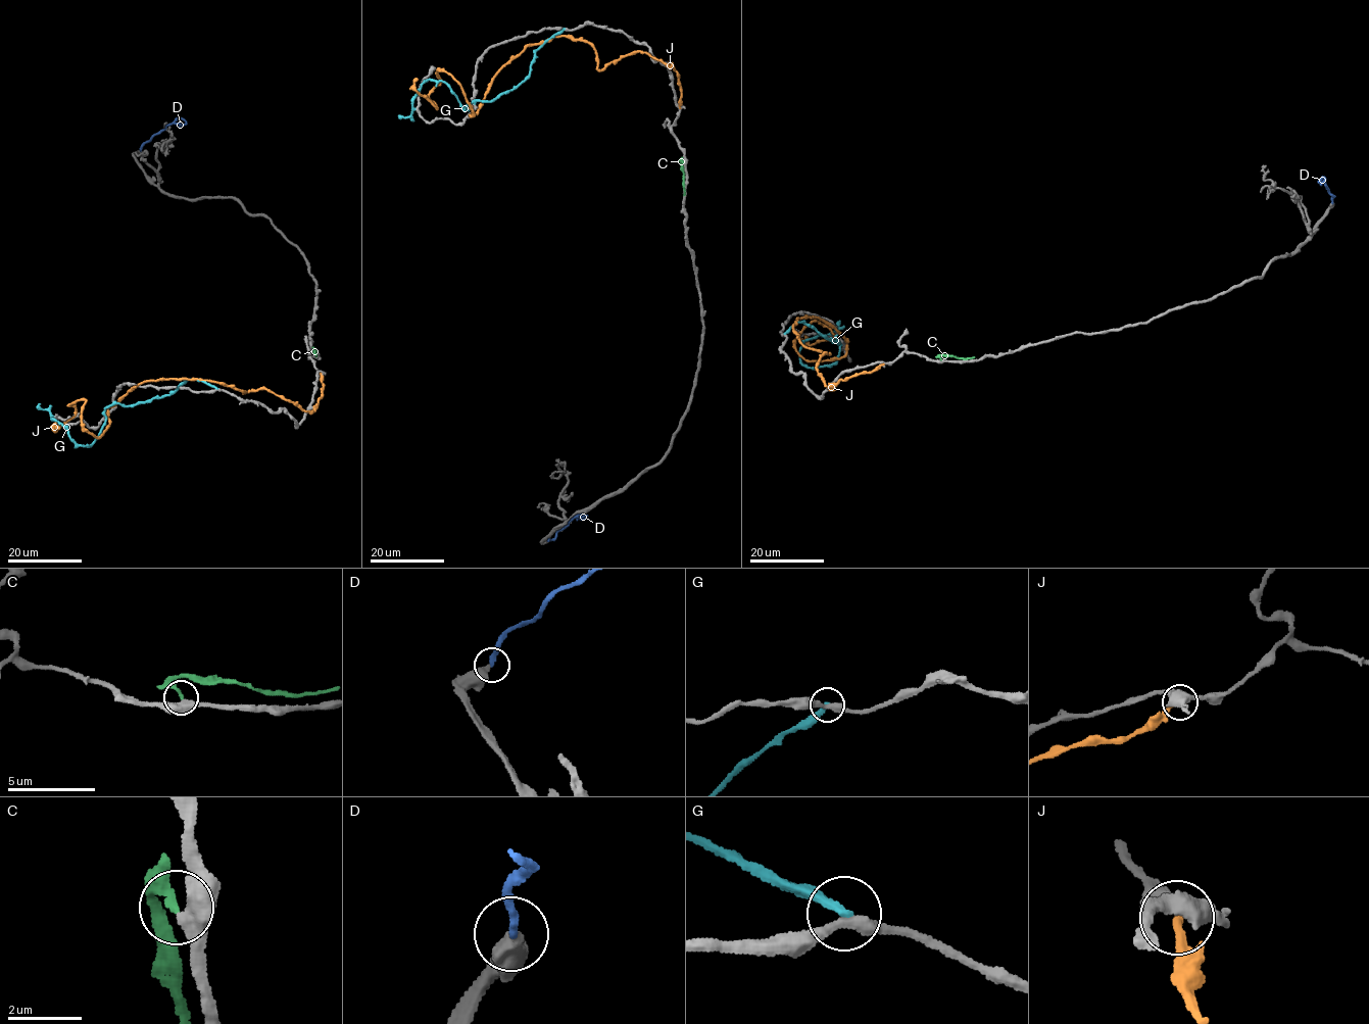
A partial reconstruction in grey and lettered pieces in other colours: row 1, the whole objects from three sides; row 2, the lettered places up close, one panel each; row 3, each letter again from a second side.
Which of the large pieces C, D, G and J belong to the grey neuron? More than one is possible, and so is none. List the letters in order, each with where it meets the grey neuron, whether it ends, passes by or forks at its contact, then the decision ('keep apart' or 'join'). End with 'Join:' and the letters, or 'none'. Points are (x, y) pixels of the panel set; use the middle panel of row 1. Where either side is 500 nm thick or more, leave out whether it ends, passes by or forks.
C: (683, 162) | it ends | keep apart
D: (548, 540) | it ends | join
G: (564, 29) | it ends | keep apart
J: (679, 106) | it ends | keep apart
Join: D

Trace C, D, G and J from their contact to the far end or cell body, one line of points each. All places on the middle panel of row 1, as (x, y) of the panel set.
C: (683, 162), (681, 168), (685, 195)
D: (548, 540), (553, 540), (556, 533), (574, 518), (587, 516), (580, 518)
G: (564, 29), (510, 91), (473, 100), (469, 110), (445, 82), (429, 80), (411, 114), (398, 115)
J: (679, 107), (671, 66), (598, 69), (559, 36), (472, 116), (444, 71), (437, 108), (417, 78)

